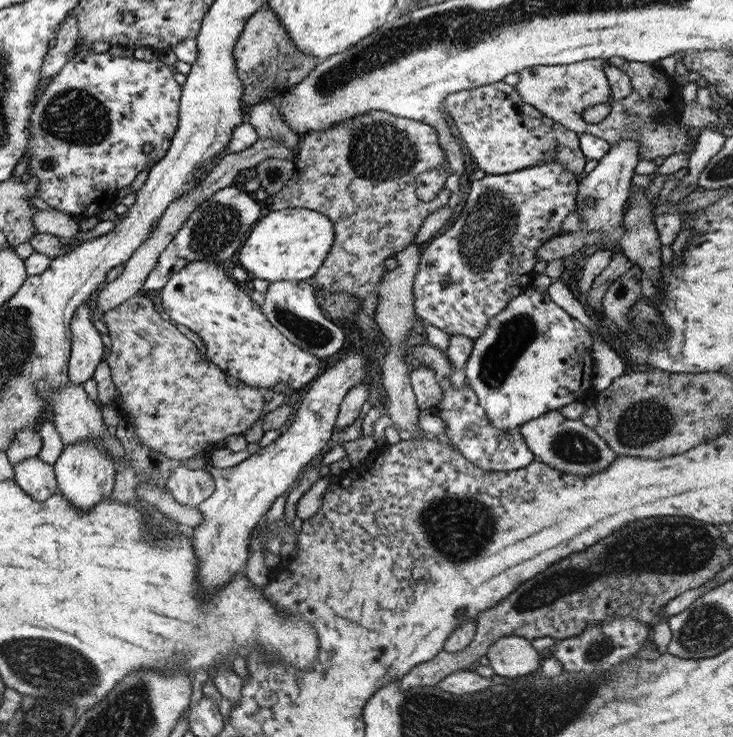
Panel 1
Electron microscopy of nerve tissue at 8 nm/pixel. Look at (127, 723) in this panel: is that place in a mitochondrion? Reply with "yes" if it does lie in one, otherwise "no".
yes

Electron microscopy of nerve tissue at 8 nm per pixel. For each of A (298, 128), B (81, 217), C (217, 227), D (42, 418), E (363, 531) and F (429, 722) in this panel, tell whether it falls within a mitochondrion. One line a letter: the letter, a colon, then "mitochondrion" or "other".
A: other
B: other
C: mitochondrion
D: other
E: other
F: mitochondrion

